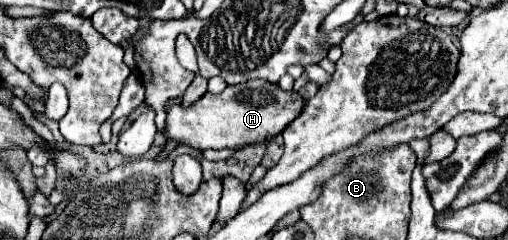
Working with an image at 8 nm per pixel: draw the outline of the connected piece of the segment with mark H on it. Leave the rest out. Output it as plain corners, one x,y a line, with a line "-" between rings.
249,80
237,86
227,86
221,94
205,92
191,106
175,102
167,110
163,136
177,140
183,146
195,150
221,150
221,148
245,148
249,144
265,142
279,134
305,106
305,100
297,92
283,92
265,80

